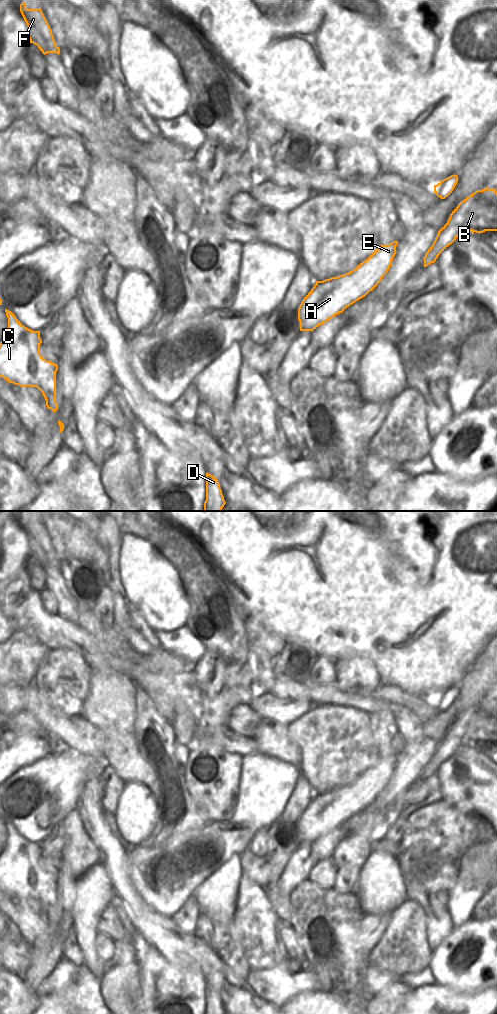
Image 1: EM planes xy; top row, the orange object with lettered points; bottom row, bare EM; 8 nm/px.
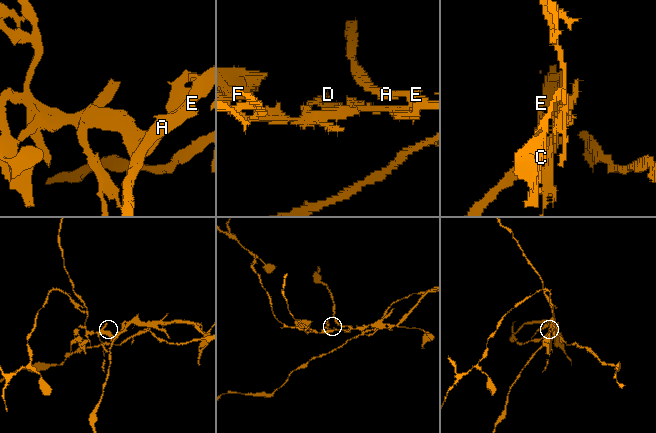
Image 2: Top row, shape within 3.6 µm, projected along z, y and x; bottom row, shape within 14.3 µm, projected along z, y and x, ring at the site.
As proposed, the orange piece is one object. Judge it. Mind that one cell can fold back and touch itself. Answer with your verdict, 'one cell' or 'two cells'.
two cells

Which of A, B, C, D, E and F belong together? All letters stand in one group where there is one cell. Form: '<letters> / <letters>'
A / B C D E F

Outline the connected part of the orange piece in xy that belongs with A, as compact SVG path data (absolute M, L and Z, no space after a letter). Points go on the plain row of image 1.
M351 785L316 793L298 820L300 843L313 843L347 819L365 809Z

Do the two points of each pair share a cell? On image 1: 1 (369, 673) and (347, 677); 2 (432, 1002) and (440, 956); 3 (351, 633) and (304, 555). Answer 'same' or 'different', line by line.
1: same
2: different
3: same

